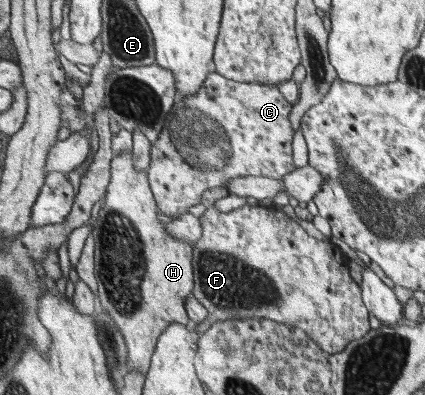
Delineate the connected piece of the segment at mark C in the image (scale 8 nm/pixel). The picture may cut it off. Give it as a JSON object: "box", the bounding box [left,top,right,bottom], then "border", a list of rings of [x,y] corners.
{"box":[148,73,298,218],"border":[[[211,73],[199,94],[178,99],[169,114],[167,125],[155,144],[152,144],[151,166],[148,171],[162,214],[179,218],[189,208],[201,204],[207,190],[227,187],[228,179],[244,176],[265,176],[283,181],[298,167],[293,160],[295,129],[290,116],[294,104],[289,102],[277,85],[241,83]]]}

